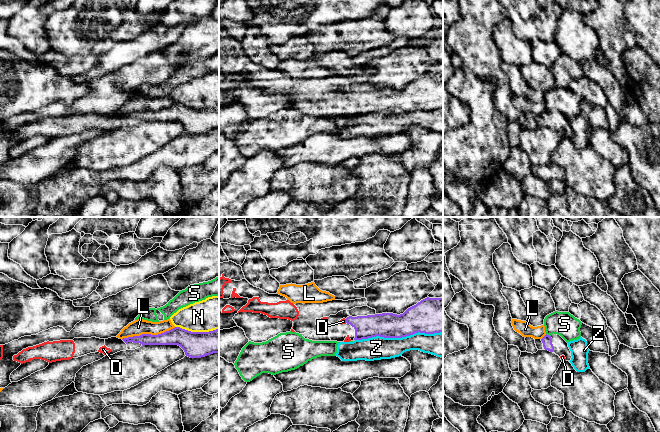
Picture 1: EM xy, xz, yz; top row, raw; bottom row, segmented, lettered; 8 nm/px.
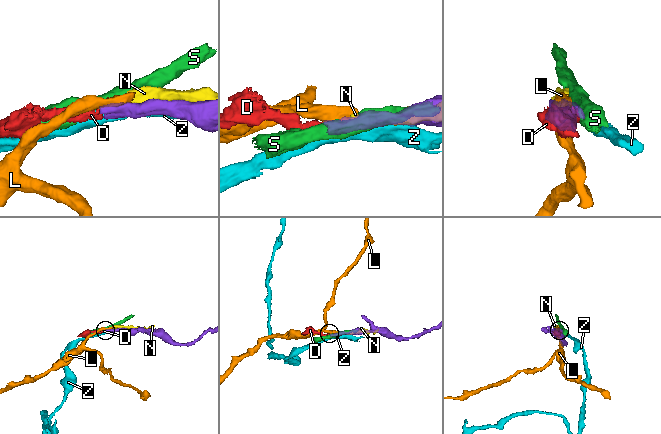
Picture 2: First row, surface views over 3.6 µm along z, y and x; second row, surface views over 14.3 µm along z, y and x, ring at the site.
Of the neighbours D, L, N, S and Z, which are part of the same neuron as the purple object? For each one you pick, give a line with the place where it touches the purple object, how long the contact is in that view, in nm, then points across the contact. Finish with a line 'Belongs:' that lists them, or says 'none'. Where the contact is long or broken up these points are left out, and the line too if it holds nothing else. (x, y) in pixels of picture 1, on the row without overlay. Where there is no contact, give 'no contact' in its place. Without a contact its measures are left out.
D: meets purple in xz at (346, 97); contact 30 nm long; runs through xz (369, 102), (346, 97), (343, 97)
Belongs: D

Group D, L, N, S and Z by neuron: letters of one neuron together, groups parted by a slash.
D / L N / S / Z

